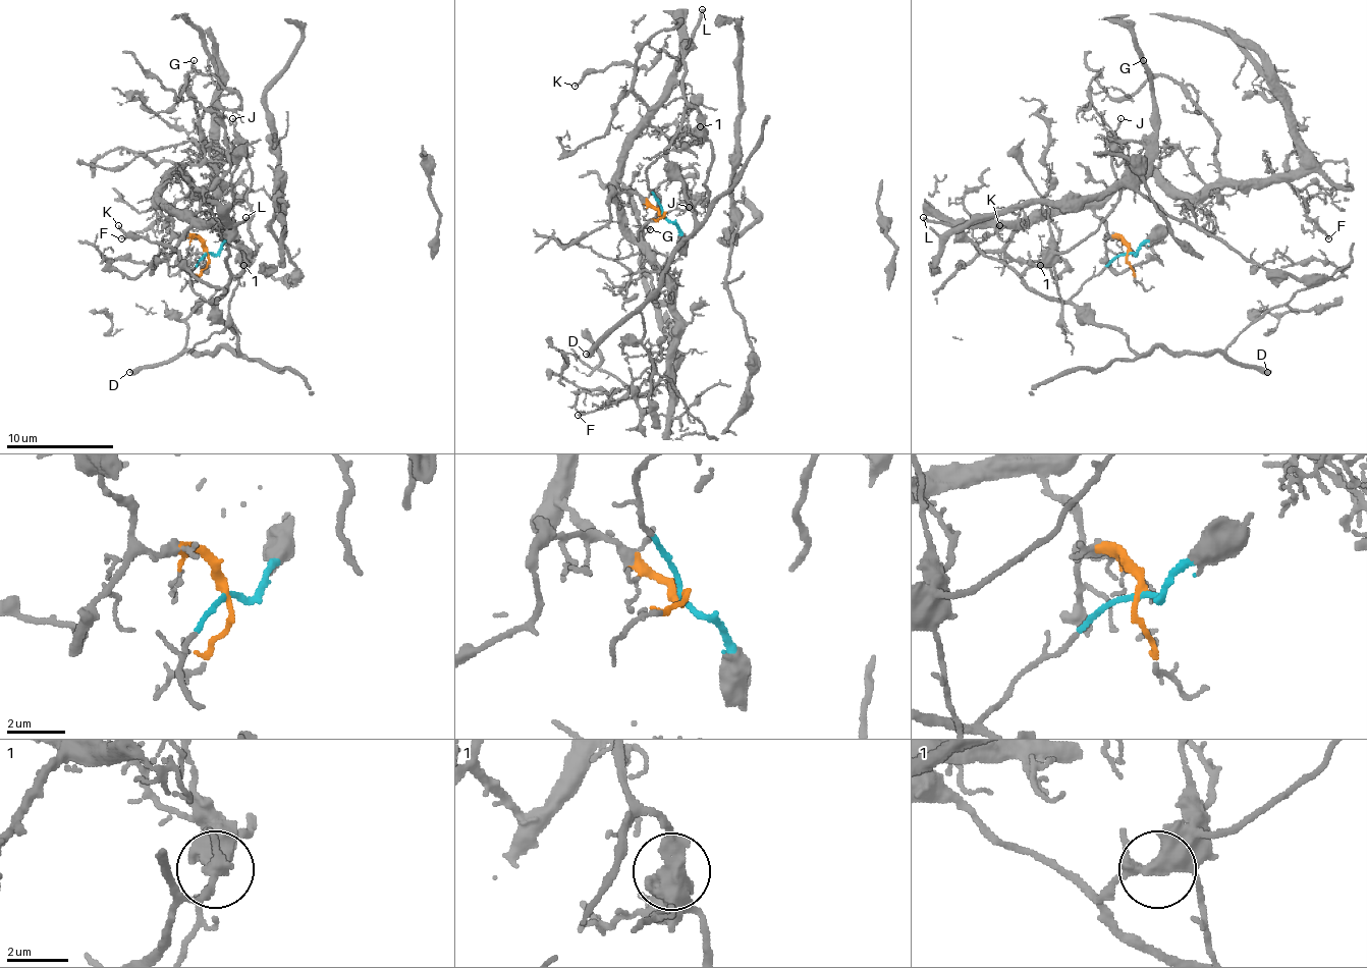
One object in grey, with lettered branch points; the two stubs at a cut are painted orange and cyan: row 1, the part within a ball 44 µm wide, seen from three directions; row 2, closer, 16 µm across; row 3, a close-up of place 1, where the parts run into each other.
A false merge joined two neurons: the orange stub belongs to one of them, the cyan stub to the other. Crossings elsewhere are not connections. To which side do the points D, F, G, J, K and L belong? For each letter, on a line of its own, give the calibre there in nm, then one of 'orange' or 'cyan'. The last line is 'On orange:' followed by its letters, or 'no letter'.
D: 440 nm | cyan
F: 140 nm | orange
G: 100 nm | orange
J: 130 nm | cyan
K: 150 nm | orange
L: 190 nm | cyan
On orange: F, G, K

